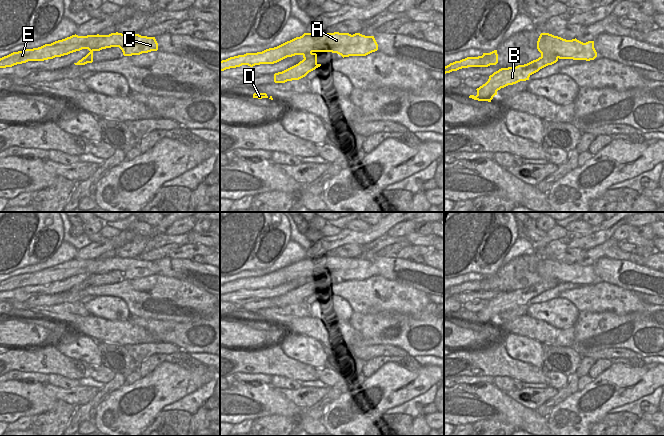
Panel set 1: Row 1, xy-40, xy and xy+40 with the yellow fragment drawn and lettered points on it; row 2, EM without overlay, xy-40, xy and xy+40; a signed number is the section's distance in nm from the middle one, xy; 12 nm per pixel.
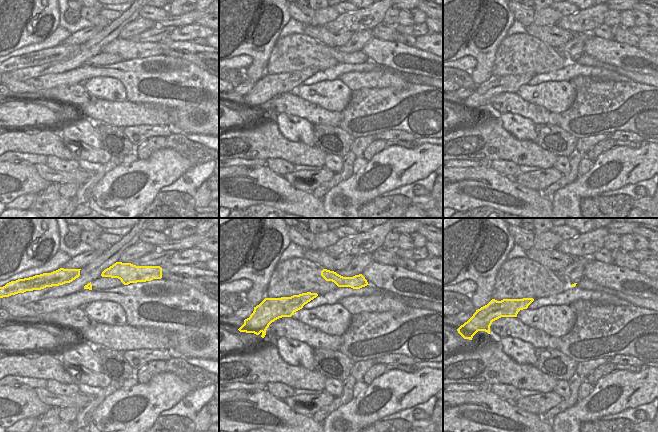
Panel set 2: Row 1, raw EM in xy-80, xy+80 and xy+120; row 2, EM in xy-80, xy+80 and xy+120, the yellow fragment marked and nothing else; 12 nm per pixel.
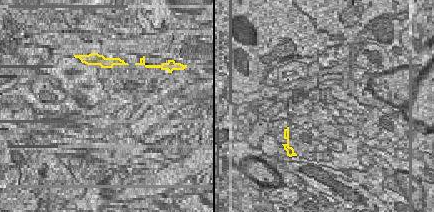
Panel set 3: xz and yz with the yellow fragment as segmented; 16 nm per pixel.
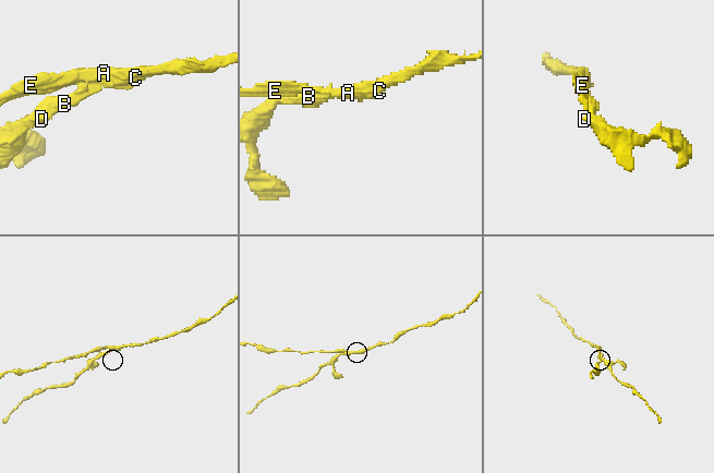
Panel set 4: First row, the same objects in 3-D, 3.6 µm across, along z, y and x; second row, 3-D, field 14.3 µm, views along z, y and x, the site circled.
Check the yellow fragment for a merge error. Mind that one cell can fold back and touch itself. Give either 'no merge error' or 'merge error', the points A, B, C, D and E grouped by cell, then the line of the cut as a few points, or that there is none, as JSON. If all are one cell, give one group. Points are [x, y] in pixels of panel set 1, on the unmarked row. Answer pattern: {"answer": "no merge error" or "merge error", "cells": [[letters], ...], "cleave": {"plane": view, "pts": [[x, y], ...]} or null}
{"answer": "merge error", "cells": [["A", "C", "E"], ["B", "D"]], "cleave": {"plane": "xy+40", "pts": [[541, 280], [556, 279], [558, 281]]}}

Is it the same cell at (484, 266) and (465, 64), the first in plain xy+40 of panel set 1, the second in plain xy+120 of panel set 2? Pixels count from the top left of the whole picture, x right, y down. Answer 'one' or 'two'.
two

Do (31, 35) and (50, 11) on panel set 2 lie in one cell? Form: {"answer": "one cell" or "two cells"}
{"answer": "one cell"}

